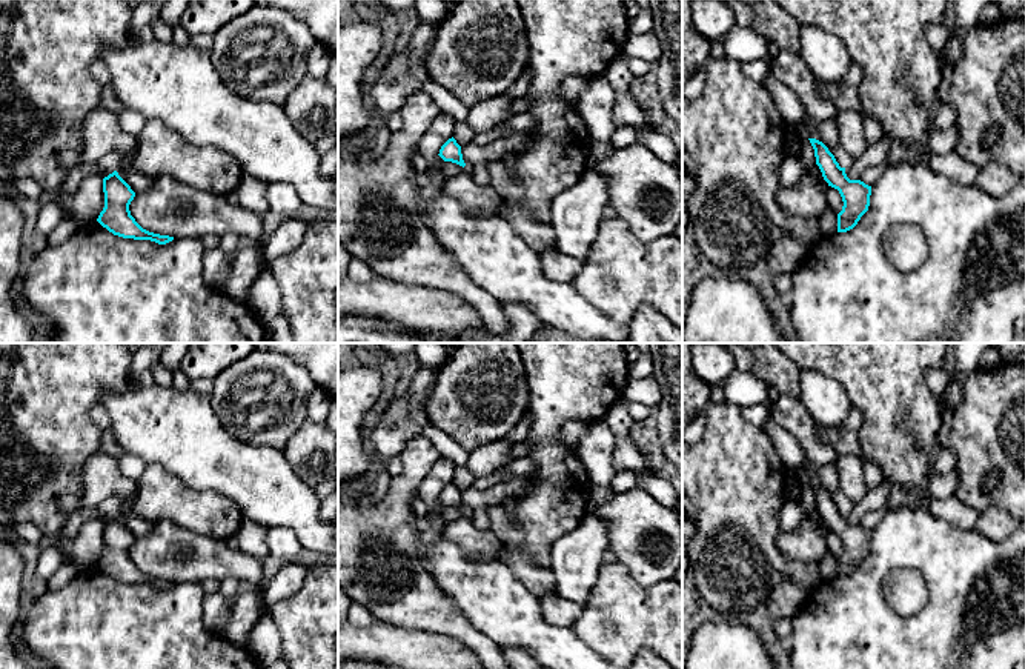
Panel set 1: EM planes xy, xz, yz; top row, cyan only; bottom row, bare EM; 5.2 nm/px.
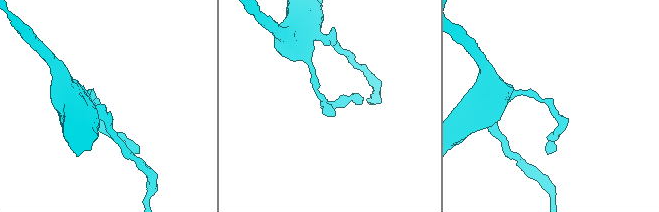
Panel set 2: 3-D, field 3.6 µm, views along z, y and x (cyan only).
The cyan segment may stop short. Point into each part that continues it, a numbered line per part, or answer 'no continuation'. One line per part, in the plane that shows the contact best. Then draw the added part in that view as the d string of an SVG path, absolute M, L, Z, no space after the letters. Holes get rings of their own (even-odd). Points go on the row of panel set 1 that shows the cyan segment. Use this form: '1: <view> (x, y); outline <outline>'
no continuation

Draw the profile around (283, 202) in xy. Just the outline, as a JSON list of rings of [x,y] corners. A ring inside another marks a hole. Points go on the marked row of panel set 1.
[[[283,181],[269,183],[266,189],[266,198],[269,212],[280,218],[294,217],[294,214],[303,205],[294,188]]]

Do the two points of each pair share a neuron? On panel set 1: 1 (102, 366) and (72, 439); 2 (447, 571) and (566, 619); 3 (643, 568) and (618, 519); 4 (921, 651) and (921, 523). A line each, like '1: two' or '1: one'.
1: one
2: two
3: one
4: one

